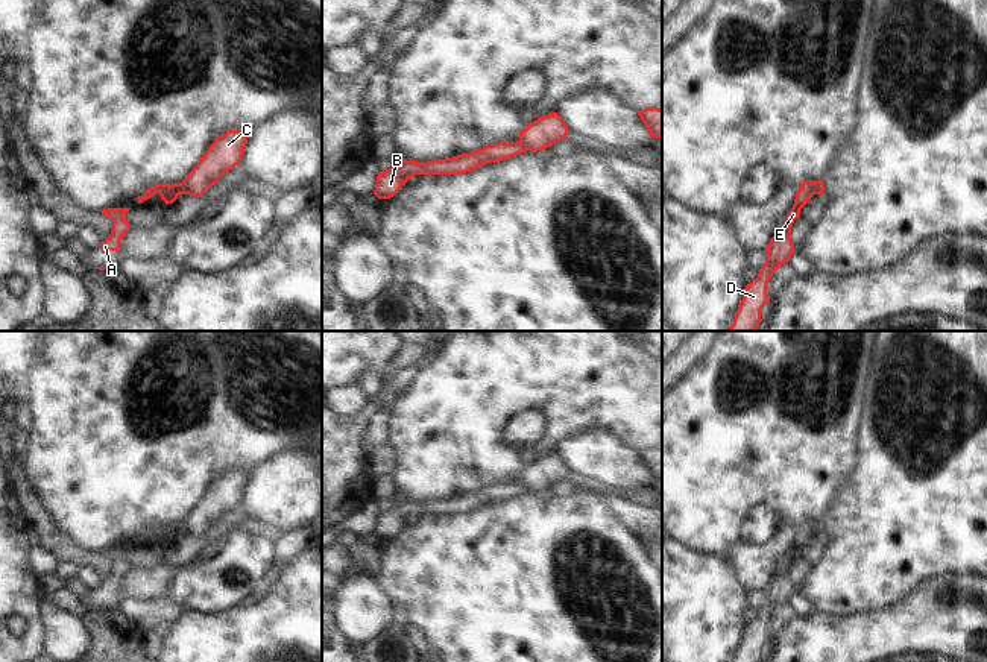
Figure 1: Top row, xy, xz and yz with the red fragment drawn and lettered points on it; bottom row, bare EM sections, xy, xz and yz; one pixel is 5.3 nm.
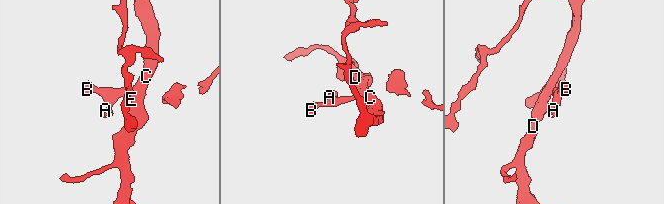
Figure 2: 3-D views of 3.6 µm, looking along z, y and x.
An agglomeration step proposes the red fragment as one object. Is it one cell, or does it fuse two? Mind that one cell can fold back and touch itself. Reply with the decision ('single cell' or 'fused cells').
fused cells

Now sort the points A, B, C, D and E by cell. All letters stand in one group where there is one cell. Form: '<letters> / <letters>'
A B / C D E

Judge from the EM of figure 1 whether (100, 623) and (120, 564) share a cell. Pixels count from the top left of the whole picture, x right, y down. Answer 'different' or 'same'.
different

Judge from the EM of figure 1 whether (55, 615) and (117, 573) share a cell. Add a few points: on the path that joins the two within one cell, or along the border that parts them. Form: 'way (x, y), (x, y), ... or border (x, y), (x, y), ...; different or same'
border (43, 598), (79, 617); different

